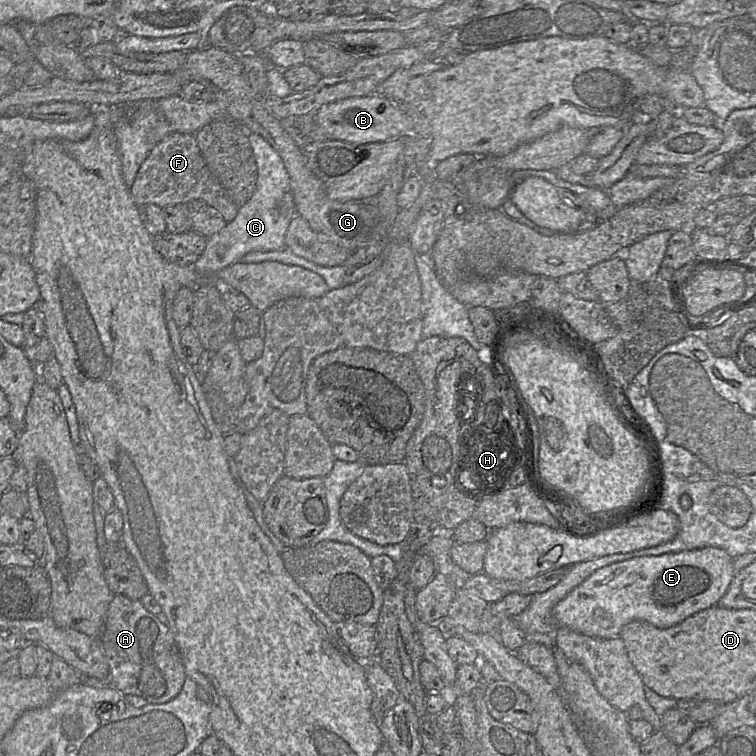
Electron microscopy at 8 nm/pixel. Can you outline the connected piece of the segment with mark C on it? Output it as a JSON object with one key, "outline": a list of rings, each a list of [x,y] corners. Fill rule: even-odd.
{"outline":[[[250,133],[249,141],[257,164],[257,184],[251,199],[238,208],[235,218],[228,222],[219,232],[207,237],[207,245],[194,263],[194,269],[203,276],[215,276],[222,269],[240,262],[241,258],[252,251],[275,251],[285,248],[285,237],[289,224],[293,218],[288,217],[279,209],[279,203],[286,192],[289,191],[289,176],[284,162],[273,146],[263,137]]]}

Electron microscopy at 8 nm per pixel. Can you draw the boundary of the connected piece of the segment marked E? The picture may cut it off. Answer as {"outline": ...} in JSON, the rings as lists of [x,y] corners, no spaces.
{"outline":[[[717,547],[635,557],[596,570],[555,605],[553,617],[558,627],[568,627],[600,639],[619,637],[622,628],[635,620],[646,621],[660,629],[670,628],[701,610],[717,605],[734,576],[734,559],[725,550]]]}

